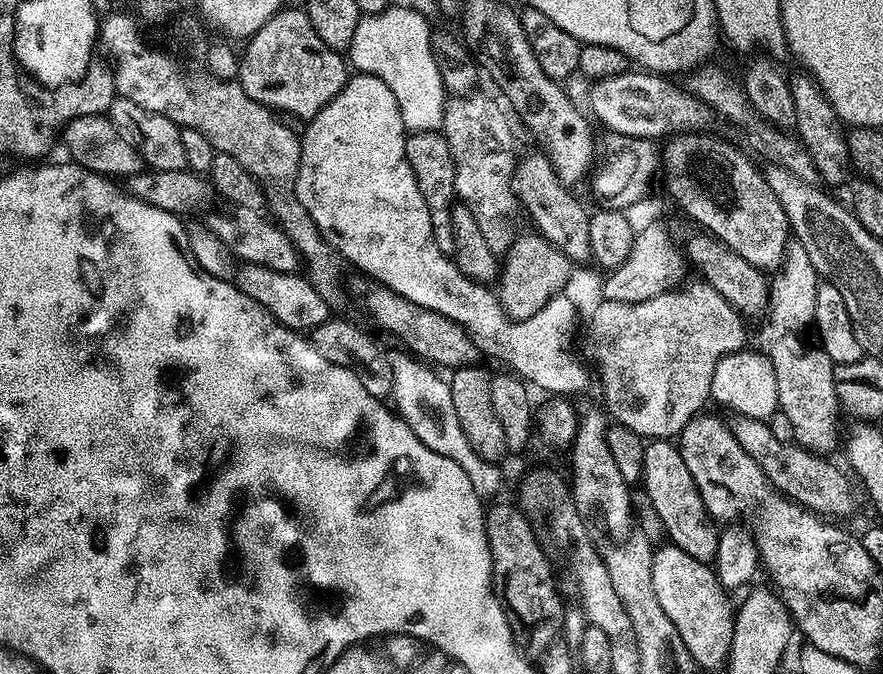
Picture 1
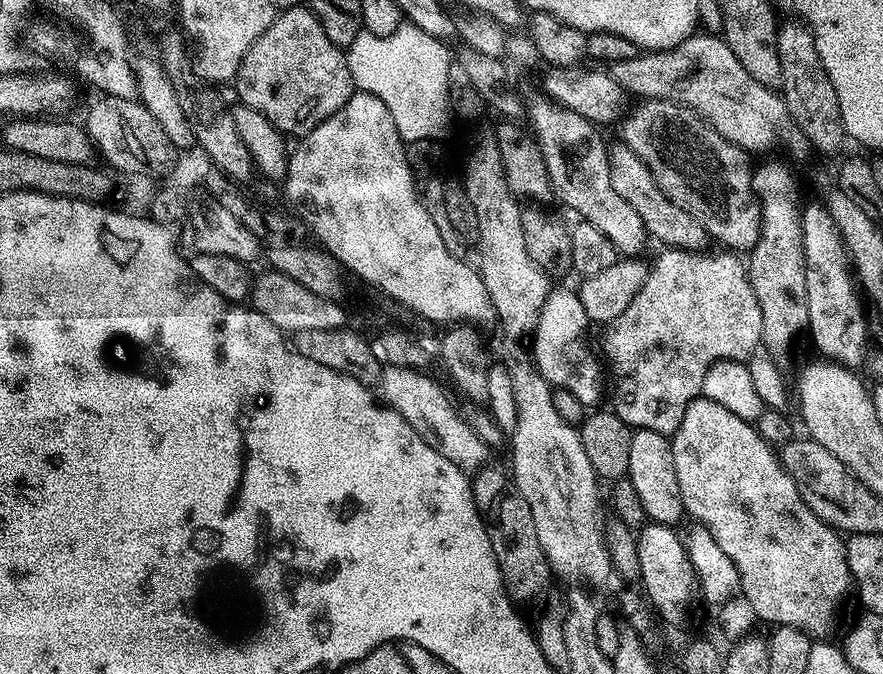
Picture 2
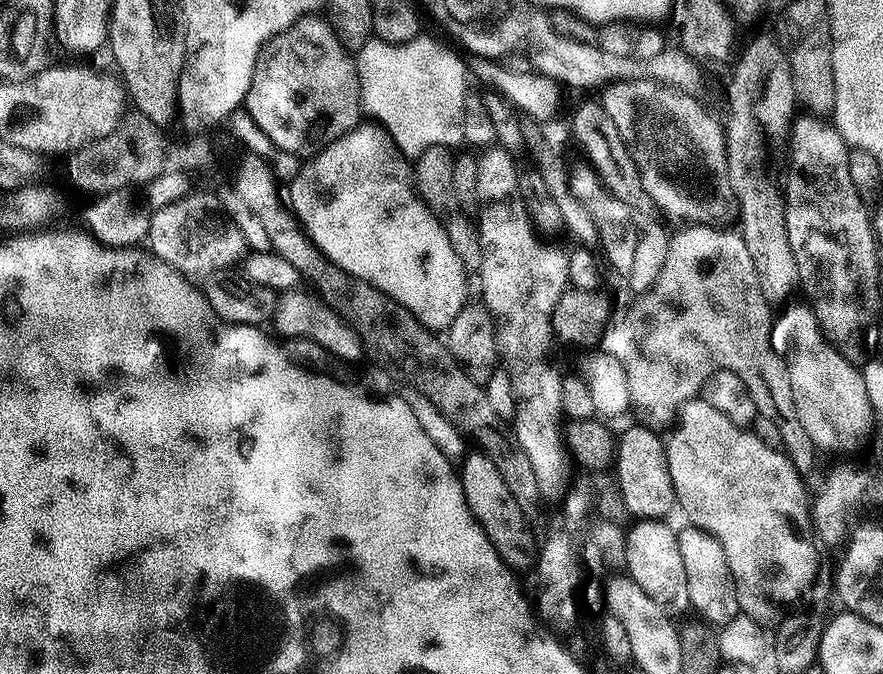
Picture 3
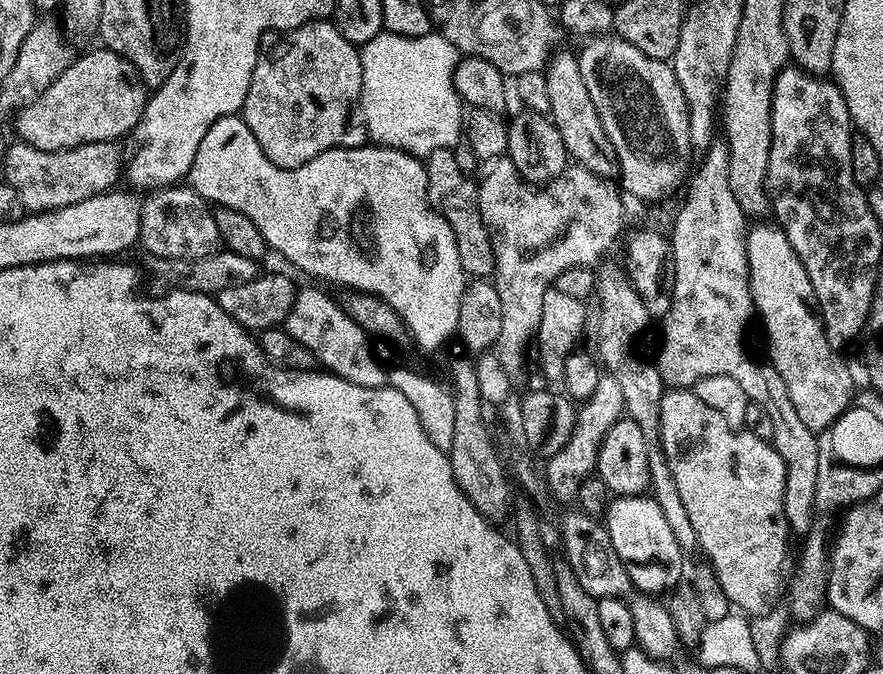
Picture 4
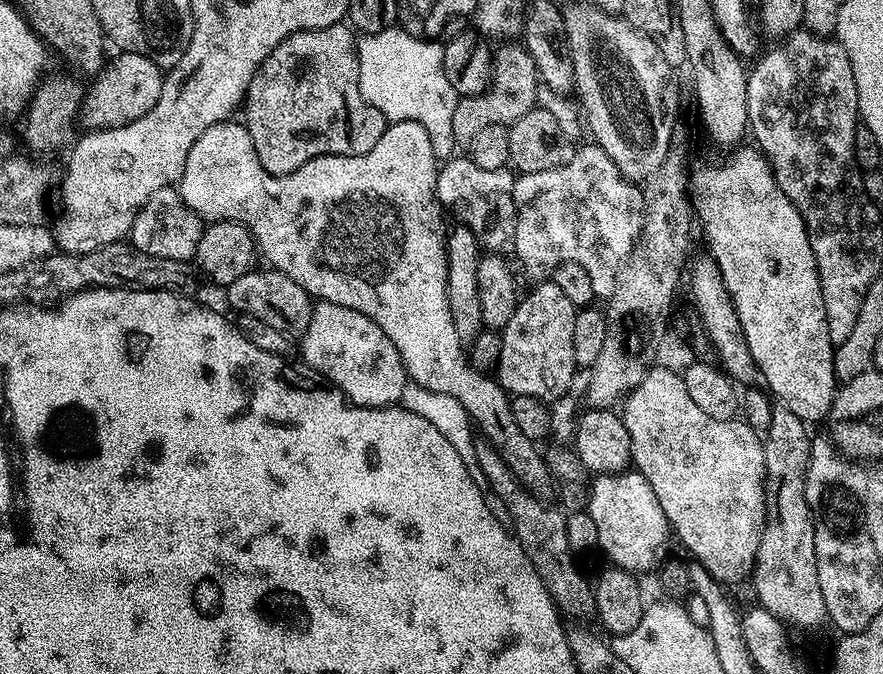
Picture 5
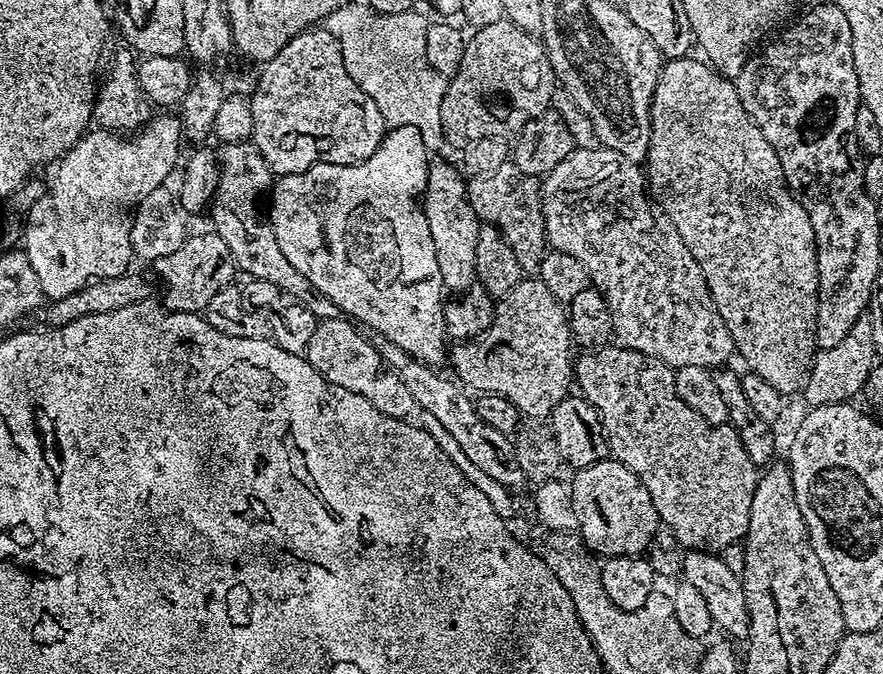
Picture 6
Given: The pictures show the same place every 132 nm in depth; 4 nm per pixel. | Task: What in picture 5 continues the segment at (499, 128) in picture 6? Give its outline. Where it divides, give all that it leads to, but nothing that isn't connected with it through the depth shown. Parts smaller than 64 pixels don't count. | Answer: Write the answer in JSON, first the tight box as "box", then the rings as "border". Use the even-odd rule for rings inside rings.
{"box":[451,42,540,146],"border":[[[510,42],[499,48],[493,53],[492,82],[487,91],[477,96],[461,97],[457,101],[451,118],[451,130],[453,141],[459,145],[466,146],[483,127],[492,124],[511,125],[535,107],[540,83],[533,60],[521,45]]]}

